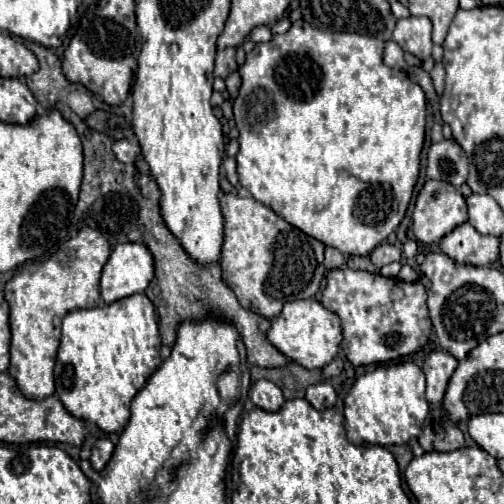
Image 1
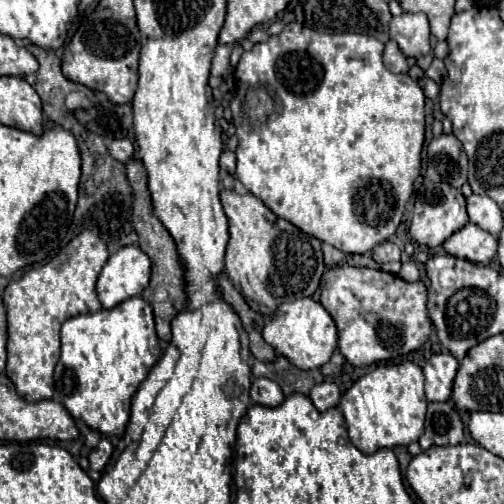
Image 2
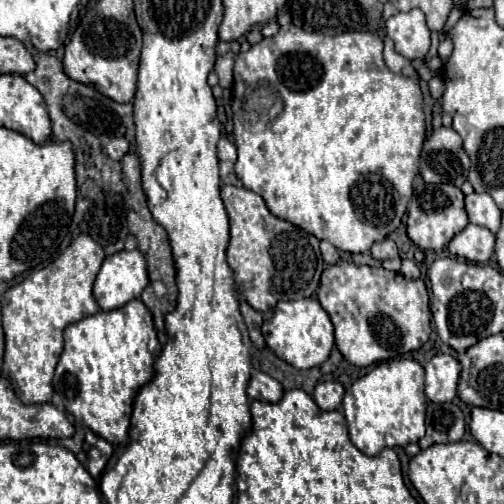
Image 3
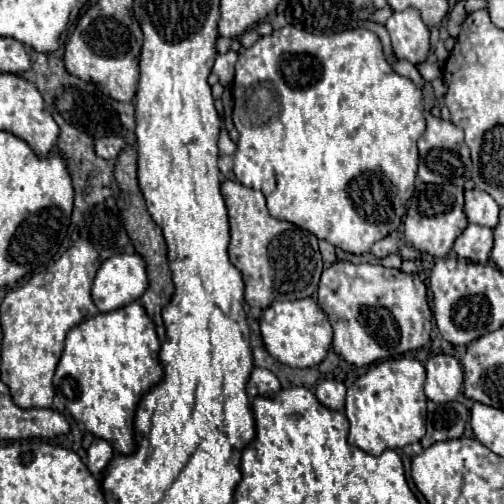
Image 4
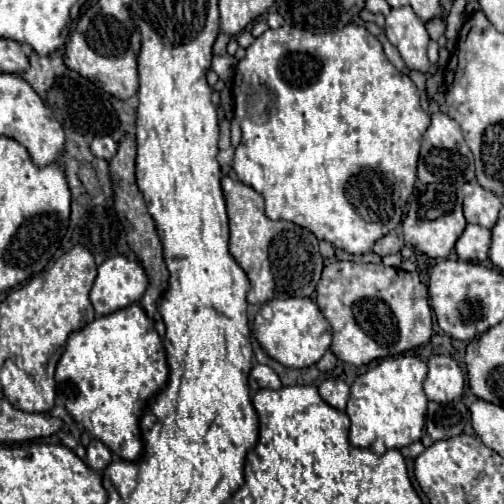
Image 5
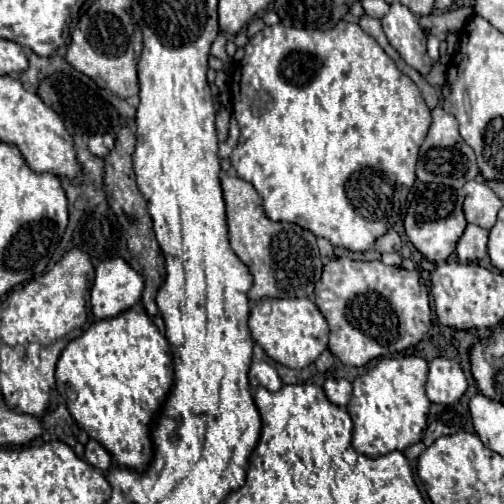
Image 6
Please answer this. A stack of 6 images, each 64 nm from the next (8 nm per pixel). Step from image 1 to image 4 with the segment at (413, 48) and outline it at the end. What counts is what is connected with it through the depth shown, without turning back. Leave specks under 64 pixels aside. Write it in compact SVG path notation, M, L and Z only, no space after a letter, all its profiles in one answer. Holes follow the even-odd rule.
M416 8L392 12L392 16L386 20L386 30L390 34L394 54L400 60L408 60L414 66L426 60L430 32L428 26L420 20L420 12L416 12Z

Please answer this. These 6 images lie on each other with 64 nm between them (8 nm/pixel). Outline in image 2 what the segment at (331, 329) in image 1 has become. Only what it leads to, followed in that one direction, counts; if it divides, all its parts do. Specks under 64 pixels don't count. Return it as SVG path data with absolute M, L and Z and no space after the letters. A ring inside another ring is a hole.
M300 298L292 302L280 304L274 316L266 322L262 330L264 340L274 348L274 352L288 358L300 370L312 370L324 366L338 344L338 332L332 316L324 310L324 306L312 298Z

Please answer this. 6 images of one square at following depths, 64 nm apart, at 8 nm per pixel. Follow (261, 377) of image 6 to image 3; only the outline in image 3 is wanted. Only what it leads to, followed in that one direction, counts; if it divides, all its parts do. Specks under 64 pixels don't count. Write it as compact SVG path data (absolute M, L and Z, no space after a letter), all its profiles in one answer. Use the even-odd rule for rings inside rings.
M256 372L250 378L248 384L248 398L250 400L264 400L264 402L276 402L282 396L282 386L278 380L268 376L266 372Z

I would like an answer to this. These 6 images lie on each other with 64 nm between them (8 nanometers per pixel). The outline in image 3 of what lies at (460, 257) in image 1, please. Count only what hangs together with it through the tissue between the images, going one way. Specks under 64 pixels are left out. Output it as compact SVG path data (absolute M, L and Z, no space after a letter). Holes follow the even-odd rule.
M468 224L460 234L452 238L448 250L458 258L466 258L472 262L488 262L494 252L494 234L488 228Z

